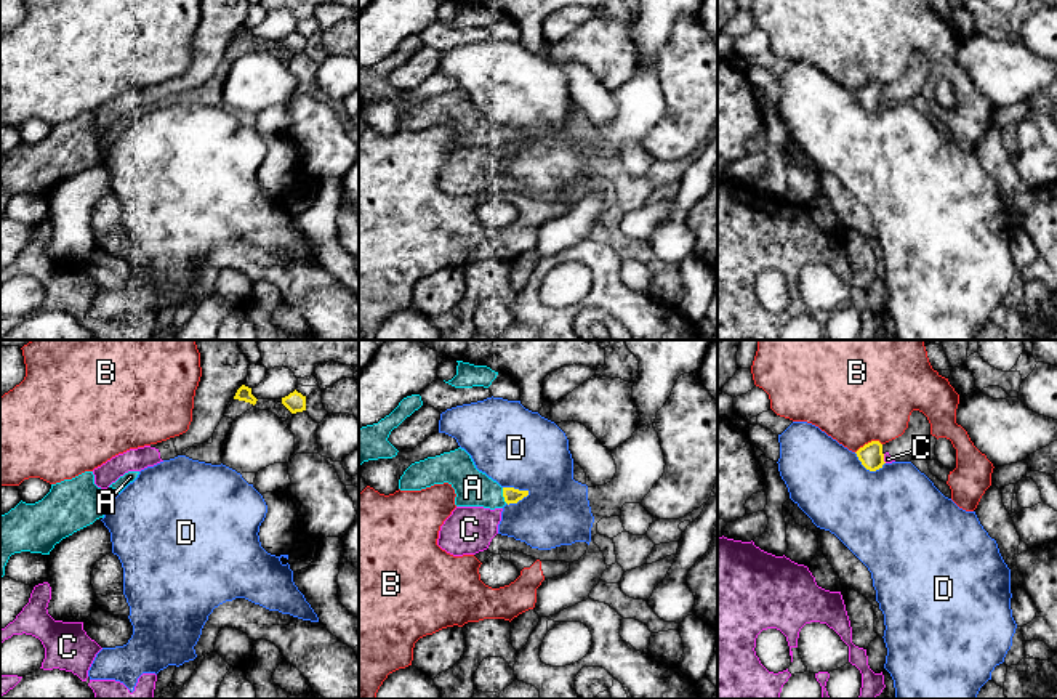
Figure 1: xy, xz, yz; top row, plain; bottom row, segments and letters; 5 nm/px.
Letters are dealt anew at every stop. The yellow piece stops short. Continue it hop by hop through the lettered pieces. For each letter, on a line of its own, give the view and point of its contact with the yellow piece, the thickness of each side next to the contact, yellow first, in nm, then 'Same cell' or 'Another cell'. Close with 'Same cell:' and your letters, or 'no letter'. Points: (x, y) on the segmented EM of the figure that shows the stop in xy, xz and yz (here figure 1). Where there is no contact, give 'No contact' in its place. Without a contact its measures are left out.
A: Touches yellow at xz (503, 496). Thickness 80 nm (yellow) against 190 nm. Same cell
B: Touches yellow at yz (868, 443). Thickness 120 nm (yellow) against 480 nm. Another cell
C: Touches yellow at yz (883, 459). Thickness 120 nm (yellow) against 50 nm. Another cell
D: Touches yellow at xz (516, 489). Thickness 80 nm (yellow) against 400 nm. Another cell
Same cell: A

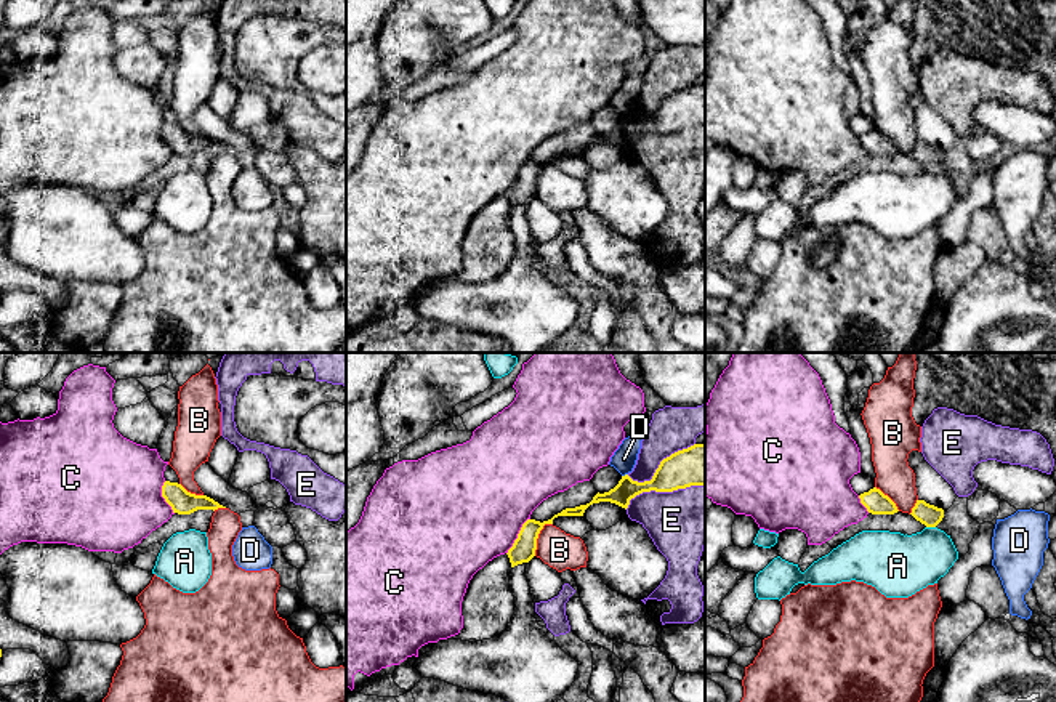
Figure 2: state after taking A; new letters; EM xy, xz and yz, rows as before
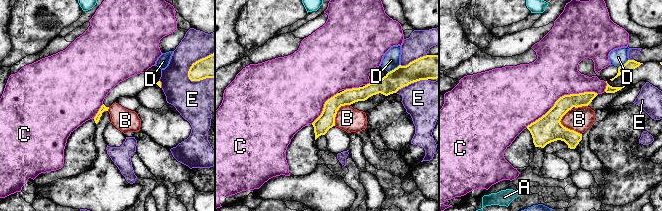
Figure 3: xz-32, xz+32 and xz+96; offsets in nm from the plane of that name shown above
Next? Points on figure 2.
A: Touches yellow at yz (931, 526). Thickness 110 nm (yellow) against 300 nm. Another cell
B: Touches yellow at xz (537, 537). Thickness 120 nm (yellow) against 190 nm. Another cell
C: Touches yellow at xz (518, 536). Thickness 120 nm (yellow) against 480 nm. Another cell
D: Touches yellow at xz (625, 475). Thickness 170 nm (yellow) against 120 nm. Another cell
E: Touches yellow at xz (662, 491). Thickness 200 nm (yellow) against 320 nm. Another cell
Same cell: no letter

